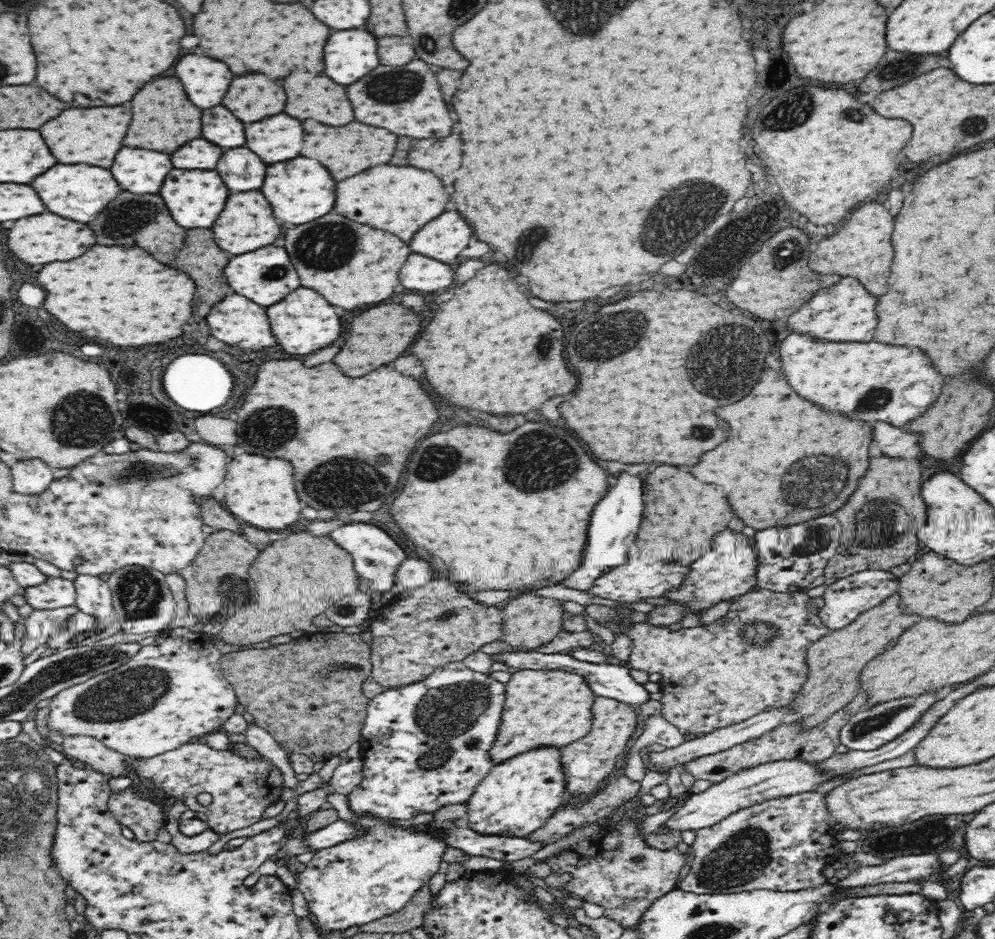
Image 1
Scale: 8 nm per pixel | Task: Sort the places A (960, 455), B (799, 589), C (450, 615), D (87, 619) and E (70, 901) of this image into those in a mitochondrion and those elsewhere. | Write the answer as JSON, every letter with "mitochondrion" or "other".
{"A":"other","B":"other","C":"mitochondrion","D":"other","E":"other"}

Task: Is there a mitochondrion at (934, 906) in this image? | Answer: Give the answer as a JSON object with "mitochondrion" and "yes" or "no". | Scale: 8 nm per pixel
{"mitochondrion":"no"}

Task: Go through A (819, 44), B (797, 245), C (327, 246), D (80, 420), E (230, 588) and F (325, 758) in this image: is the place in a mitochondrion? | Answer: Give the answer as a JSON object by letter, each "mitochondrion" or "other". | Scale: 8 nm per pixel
{"A":"other","B":"mitochondrion","C":"mitochondrion","D":"mitochondrion","E":"mitochondrion","F":"other"}

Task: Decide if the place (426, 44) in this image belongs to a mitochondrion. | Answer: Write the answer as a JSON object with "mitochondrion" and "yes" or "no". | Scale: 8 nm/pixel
{"mitochondrion":"yes"}

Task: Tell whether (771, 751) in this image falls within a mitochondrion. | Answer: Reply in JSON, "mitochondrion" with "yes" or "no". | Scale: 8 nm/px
{"mitochondrion":"no"}

